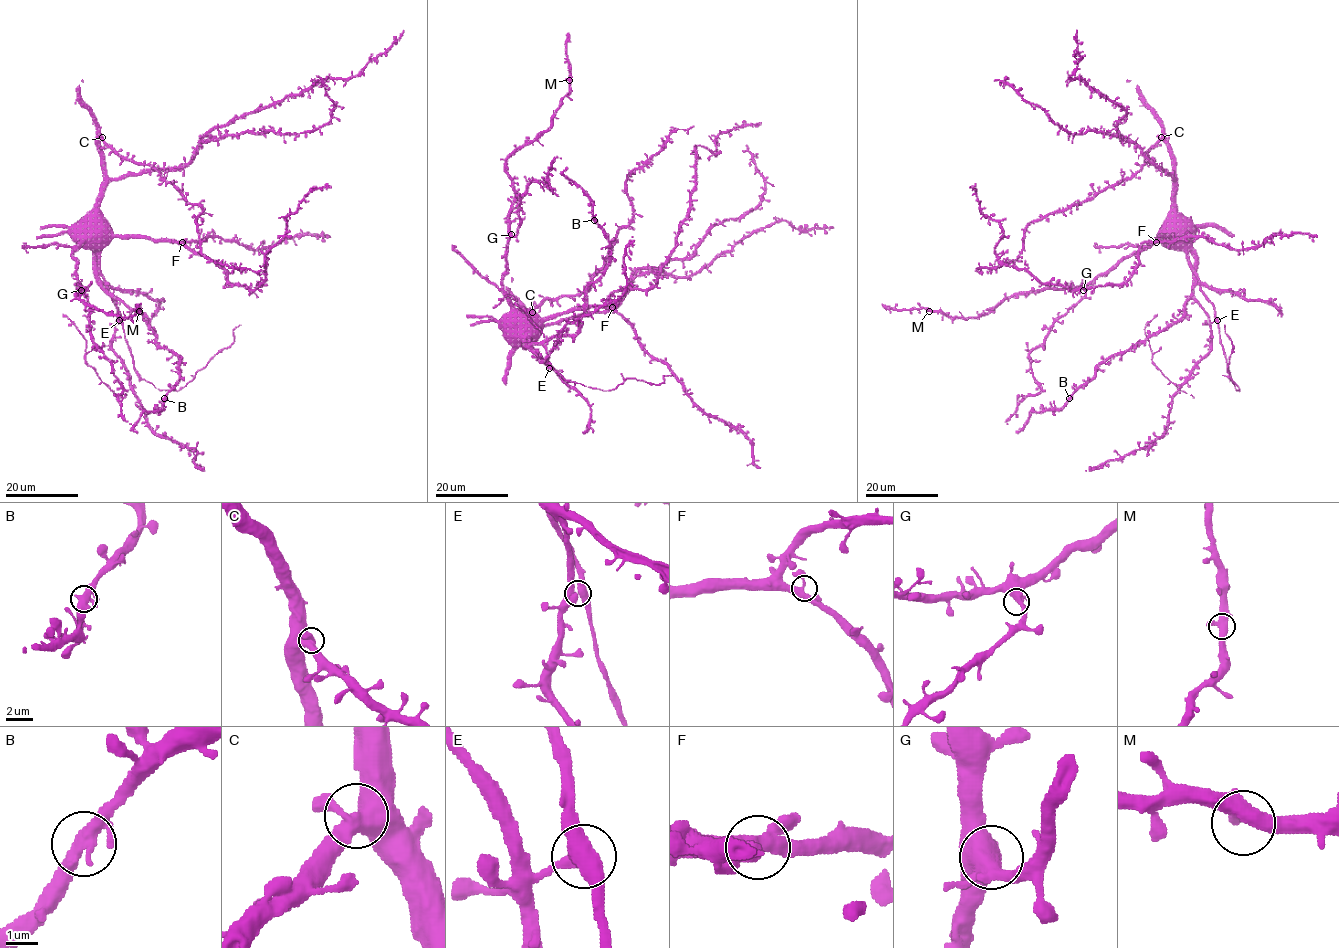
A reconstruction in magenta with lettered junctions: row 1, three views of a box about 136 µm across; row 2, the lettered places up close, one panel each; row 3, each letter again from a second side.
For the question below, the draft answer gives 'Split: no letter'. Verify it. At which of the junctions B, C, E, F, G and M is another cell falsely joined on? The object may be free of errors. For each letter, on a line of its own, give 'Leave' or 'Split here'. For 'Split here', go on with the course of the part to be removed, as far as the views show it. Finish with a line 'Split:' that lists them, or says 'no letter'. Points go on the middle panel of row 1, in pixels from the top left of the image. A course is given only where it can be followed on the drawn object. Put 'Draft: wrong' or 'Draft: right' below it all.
B: Leave
C: Leave
E: Leave
F: Leave
G: Leave
M: Leave
Split: no letter
Draft: right

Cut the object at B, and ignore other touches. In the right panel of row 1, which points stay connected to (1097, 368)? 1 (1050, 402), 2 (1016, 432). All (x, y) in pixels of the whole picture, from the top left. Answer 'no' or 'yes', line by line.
1: no
2: no

